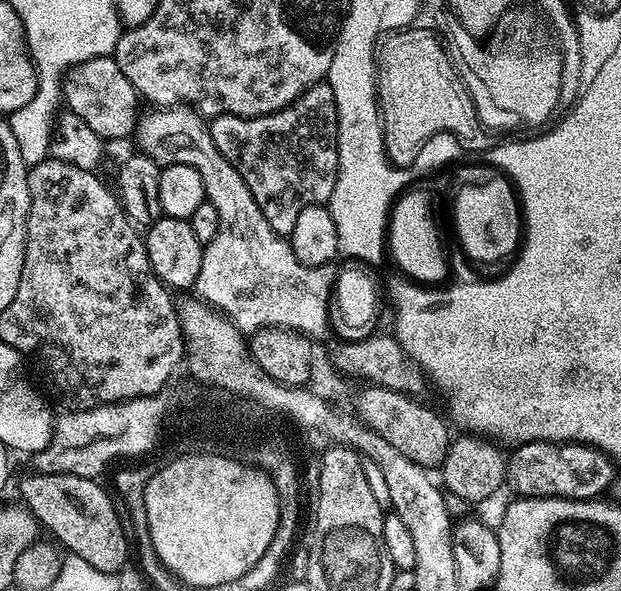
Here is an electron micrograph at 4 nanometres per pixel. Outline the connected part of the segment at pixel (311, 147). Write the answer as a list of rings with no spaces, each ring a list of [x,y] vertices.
[[[326,82],[310,86],[292,104],[265,116],[214,116],[208,124],[214,138],[214,146],[228,159],[230,166],[242,174],[242,182],[250,190],[258,210],[262,210],[266,222],[277,236],[291,237],[298,214],[306,206],[327,205],[332,199],[334,182],[338,178],[338,114],[334,102],[334,90]]]

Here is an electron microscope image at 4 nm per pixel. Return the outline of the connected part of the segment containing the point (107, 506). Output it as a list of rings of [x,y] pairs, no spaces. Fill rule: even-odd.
[[[36,472],[23,480],[23,503],[37,521],[68,548],[71,555],[89,562],[103,573],[116,574],[126,562],[128,540],[122,520],[109,494],[93,477]]]

